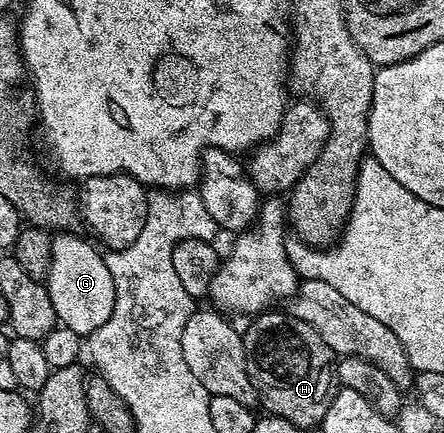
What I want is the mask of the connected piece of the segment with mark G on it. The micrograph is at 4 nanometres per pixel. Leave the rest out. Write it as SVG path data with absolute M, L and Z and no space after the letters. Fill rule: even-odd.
M62 232L54 237L52 266L46 285L59 321L84 338L104 326L114 312L115 282L105 257L99 255L92 245L72 235Z

